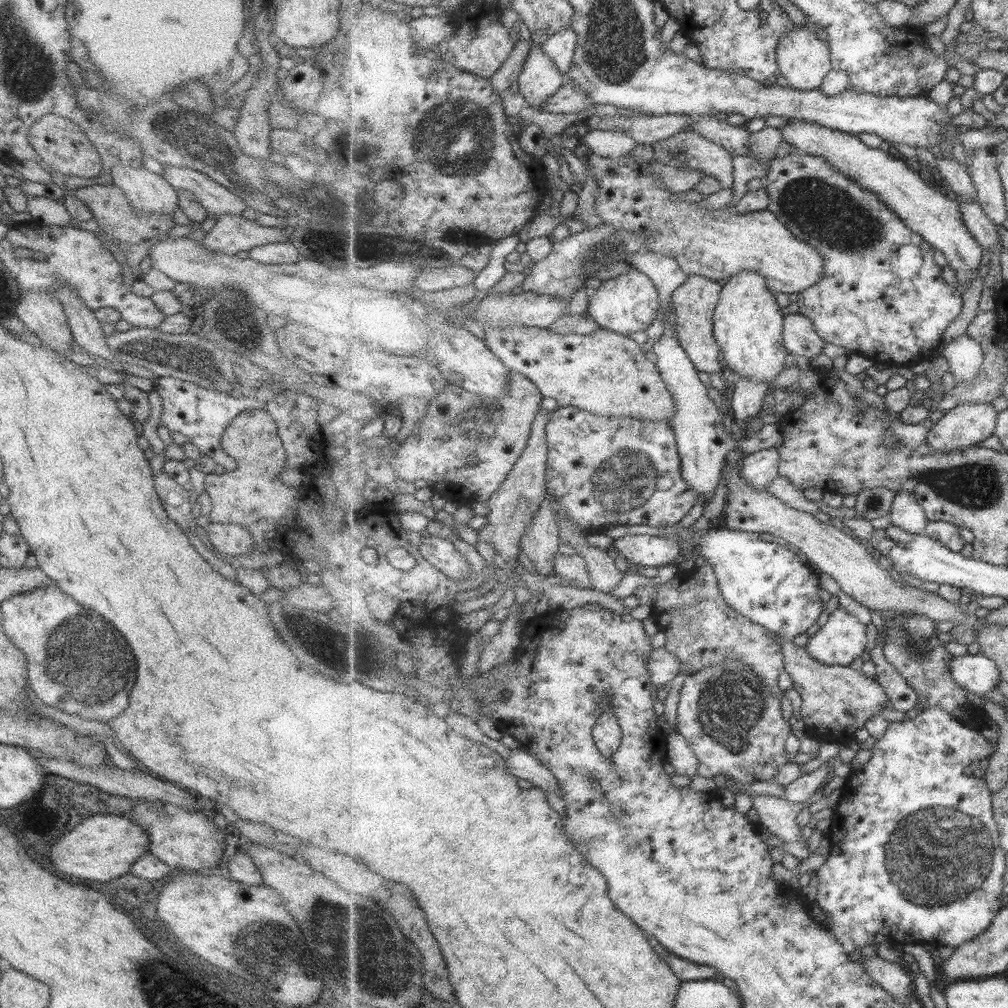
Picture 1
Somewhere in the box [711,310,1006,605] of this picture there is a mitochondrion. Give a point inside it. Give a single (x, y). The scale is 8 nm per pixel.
(974, 485)

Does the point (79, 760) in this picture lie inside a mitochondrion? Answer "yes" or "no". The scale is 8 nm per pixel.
no

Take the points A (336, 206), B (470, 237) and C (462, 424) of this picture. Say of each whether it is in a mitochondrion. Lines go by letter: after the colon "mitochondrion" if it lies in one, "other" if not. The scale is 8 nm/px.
A: other
B: other
C: mitochondrion

